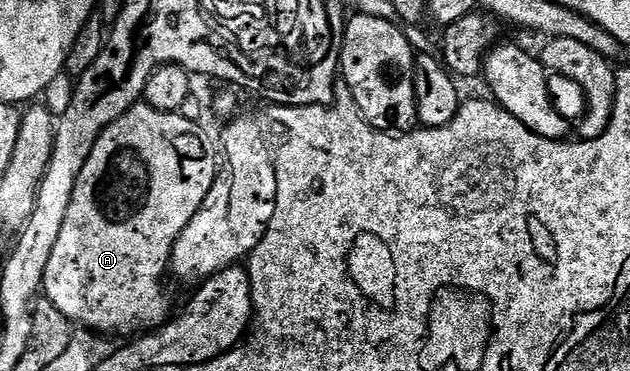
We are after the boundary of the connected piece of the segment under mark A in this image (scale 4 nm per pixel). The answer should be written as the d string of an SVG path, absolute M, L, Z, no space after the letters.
M136 104L129 112L125 112L125 116L121 116L121 120L117 120L113 124L109 124L109 128L97 140L97 144L93 144L93 152L89 152L89 160L85 160L85 168L81 168L81 176L77 180L77 188L73 188L73 204L69 204L69 213L65 216L65 225L61 227L61 236L57 240L57 244L53 247L53 256L49 256L49 268L45 268L45 280L43 281L42 293L45 295L46 301L51 302L59 311L67 317L73 324L81 325L91 332L98 332L104 336L116 336L115 334L127 334L123 336L131 336L136 332L150 332L163 325L172 317L171 302L163 295L163 273L166 275L169 270L169 263L171 260L171 249L175 247L175 241L181 236L181 232L189 224L189 220L193 220L193 216L201 208L201 204L205 200L205 196L213 188L215 183L215 176L217 173L217 146L211 143L211 138L202 130L201 127L195 126L191 130L189 123L183 119L182 113L176 112L170 114L169 112L157 112L152 106L146 104Z

